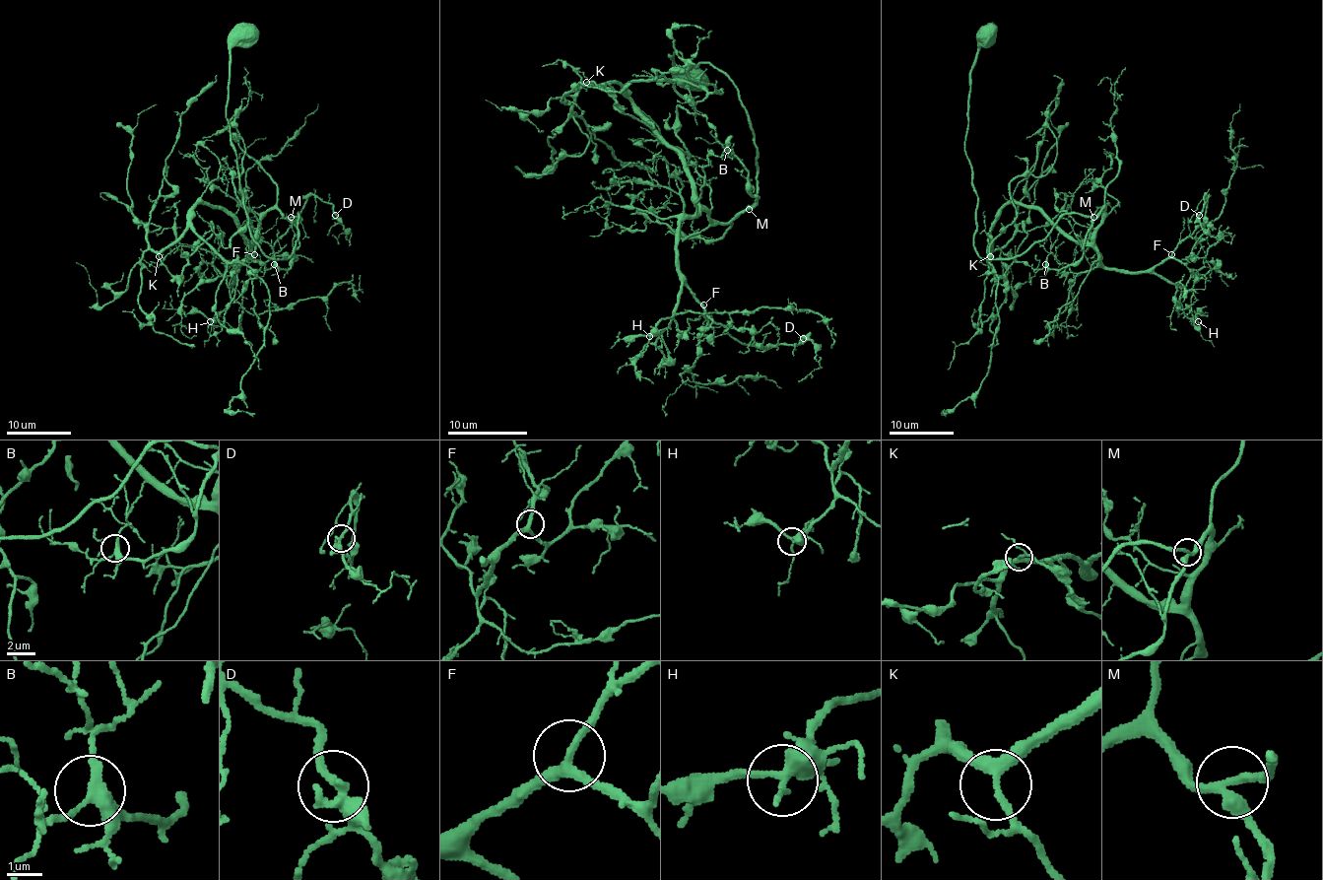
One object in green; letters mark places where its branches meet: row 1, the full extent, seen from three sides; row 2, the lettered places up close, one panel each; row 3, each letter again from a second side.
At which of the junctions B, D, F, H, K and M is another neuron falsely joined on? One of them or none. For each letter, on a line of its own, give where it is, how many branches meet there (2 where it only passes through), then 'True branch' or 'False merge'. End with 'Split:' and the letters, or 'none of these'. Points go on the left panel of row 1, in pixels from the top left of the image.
B: Place: (274, 264). Branches: 3. True branch
D: Place: (335, 215). Branches: 3. True branch
F: Place: (254, 254). Branches: 3. True branch
H: Place: (210, 321). Branches: 3. True branch
K: Place: (159, 256). Branches: 3. True branch
M: Place: (291, 217). Branches: 3. True branch
Split: none of these

